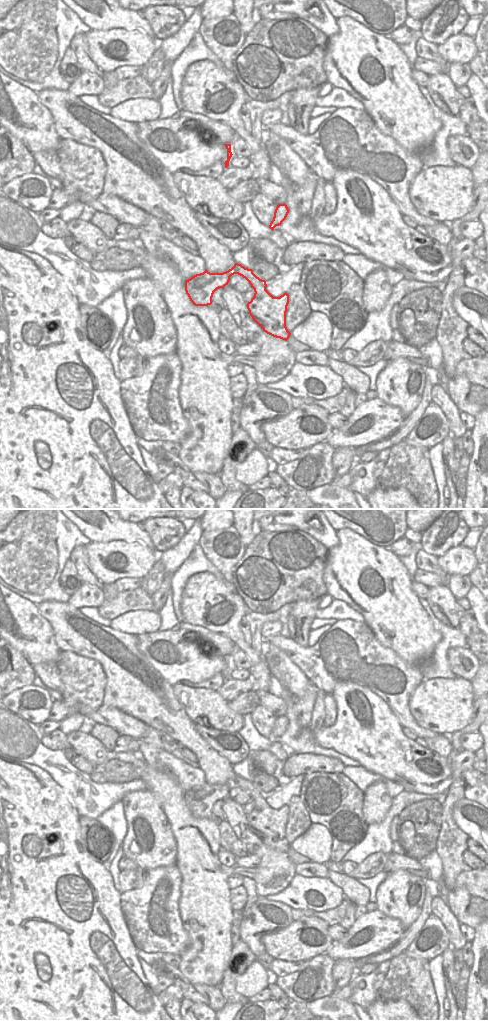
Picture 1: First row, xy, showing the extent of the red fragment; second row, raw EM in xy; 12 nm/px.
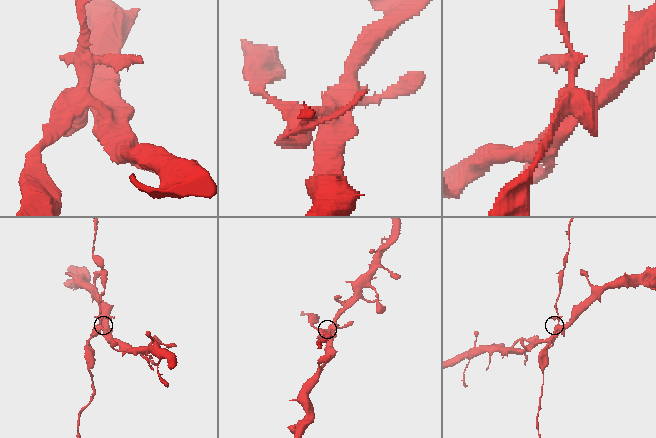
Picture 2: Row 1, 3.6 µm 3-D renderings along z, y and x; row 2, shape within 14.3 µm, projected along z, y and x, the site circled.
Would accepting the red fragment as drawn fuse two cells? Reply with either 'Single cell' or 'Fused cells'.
Fused cells.

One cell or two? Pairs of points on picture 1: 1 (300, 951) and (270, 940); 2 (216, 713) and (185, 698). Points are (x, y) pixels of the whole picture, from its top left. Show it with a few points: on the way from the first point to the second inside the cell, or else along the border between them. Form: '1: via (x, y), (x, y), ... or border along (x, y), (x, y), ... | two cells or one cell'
1: via (293, 944), (277, 944) | one cell
2: via (208, 708), (193, 699) | one cell

